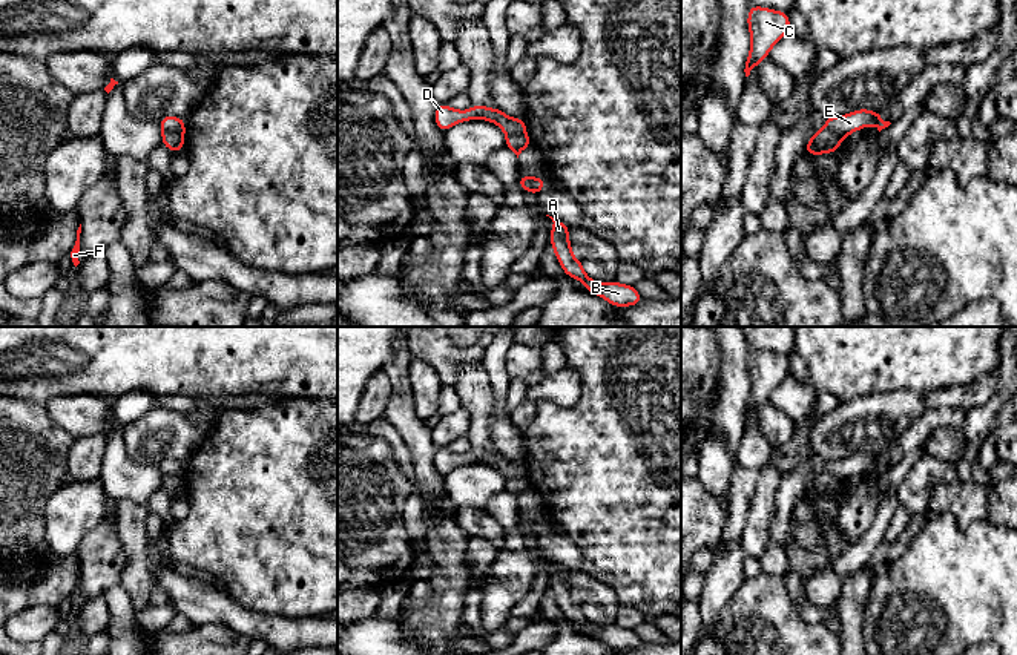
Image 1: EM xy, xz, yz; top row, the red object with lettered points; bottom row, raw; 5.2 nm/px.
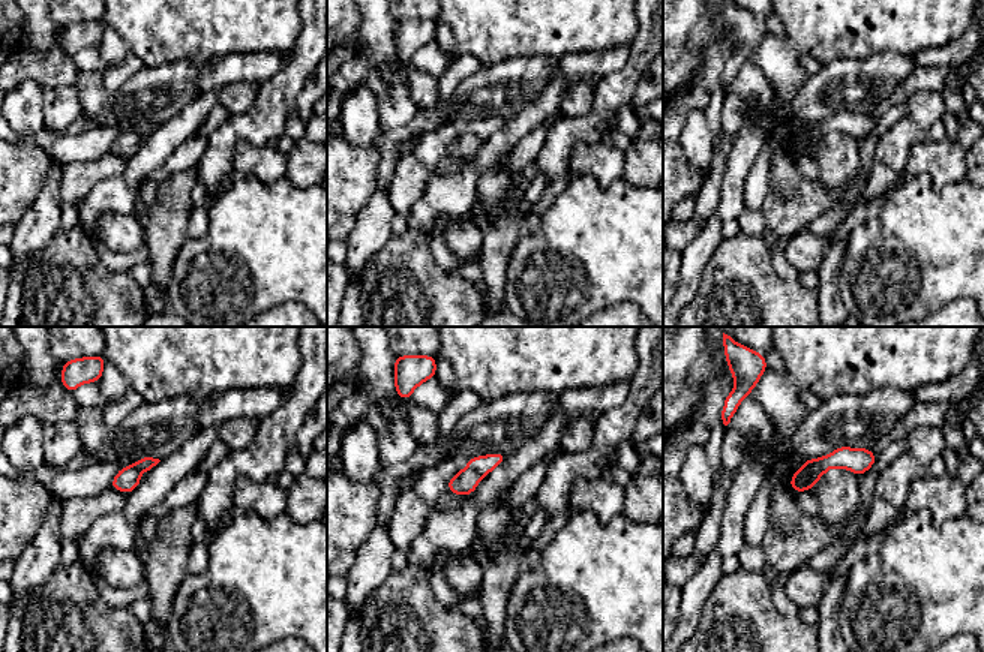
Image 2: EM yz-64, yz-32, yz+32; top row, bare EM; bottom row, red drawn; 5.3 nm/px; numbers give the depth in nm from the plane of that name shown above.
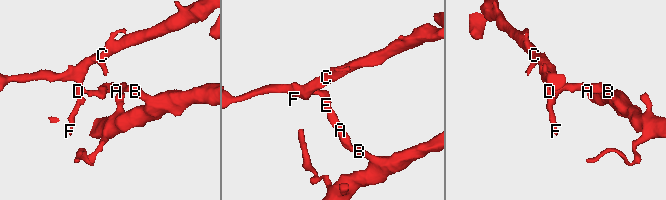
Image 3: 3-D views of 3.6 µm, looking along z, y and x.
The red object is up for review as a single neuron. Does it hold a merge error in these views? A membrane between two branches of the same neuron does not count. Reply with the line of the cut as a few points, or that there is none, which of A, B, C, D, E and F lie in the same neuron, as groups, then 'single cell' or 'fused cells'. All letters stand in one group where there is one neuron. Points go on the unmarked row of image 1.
xy (163, 473), (183, 477) | A B E / C D F | fused cells

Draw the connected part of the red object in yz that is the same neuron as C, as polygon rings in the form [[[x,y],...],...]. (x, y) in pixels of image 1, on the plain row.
[[[749,350],[747,370],[752,391],[745,405],[745,420],[769,400],[772,391],[790,374],[790,360],[784,354]]]

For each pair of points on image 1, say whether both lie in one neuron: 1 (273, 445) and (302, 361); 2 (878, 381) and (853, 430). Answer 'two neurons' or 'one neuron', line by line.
1: two neurons
2: two neurons

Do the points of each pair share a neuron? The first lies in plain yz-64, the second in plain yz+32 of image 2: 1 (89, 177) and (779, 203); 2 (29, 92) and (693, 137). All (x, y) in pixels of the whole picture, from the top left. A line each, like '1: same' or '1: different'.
1: different
2: same

